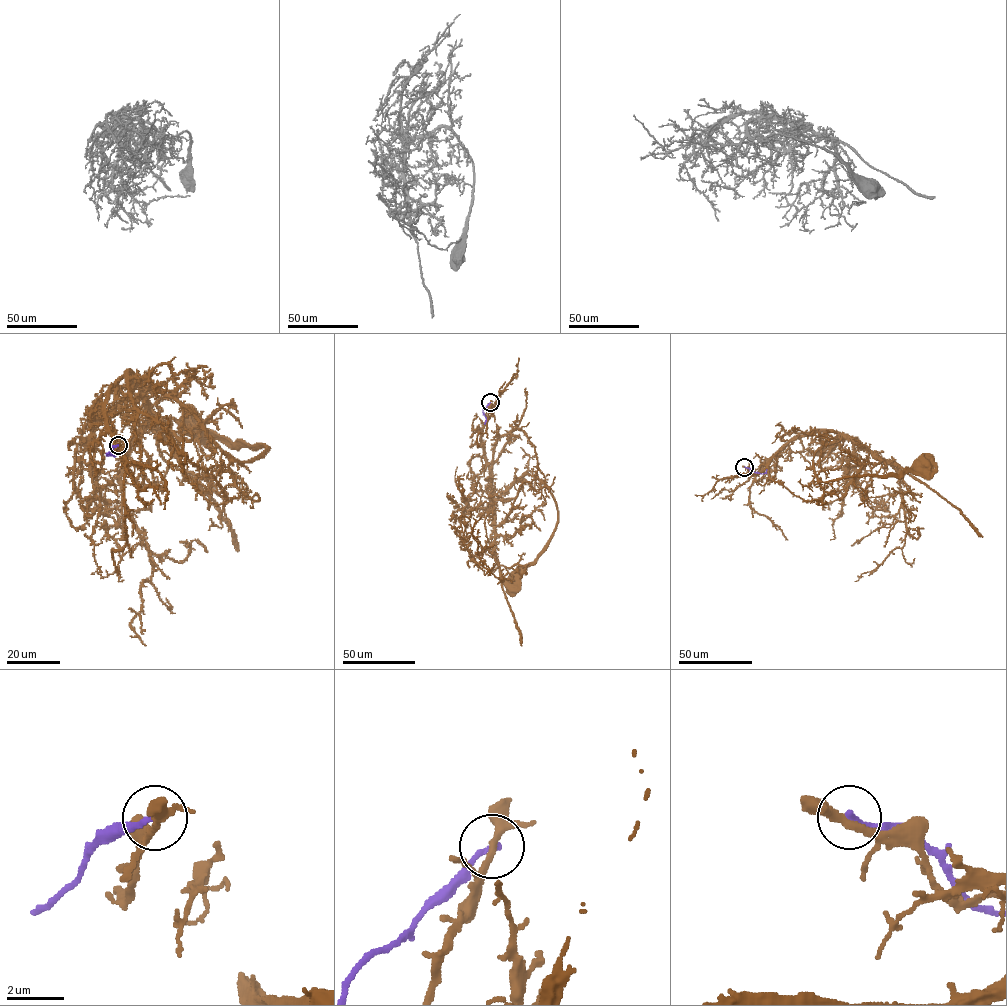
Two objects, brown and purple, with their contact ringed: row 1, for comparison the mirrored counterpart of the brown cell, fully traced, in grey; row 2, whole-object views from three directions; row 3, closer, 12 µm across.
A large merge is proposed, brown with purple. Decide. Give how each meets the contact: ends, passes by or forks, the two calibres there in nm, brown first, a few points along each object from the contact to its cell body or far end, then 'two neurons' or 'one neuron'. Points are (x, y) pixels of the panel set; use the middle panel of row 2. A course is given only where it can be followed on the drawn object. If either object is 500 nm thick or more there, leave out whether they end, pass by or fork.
brown forks there; purple ends there; 240 nm thick on the brown side, 200 nm on the other; brown runs (490, 402), (481, 439), (491, 495), (534, 476), (557, 511), (544, 551), (510, 583); purple runs (490, 402), (483, 410), (485, 424); two neurons

